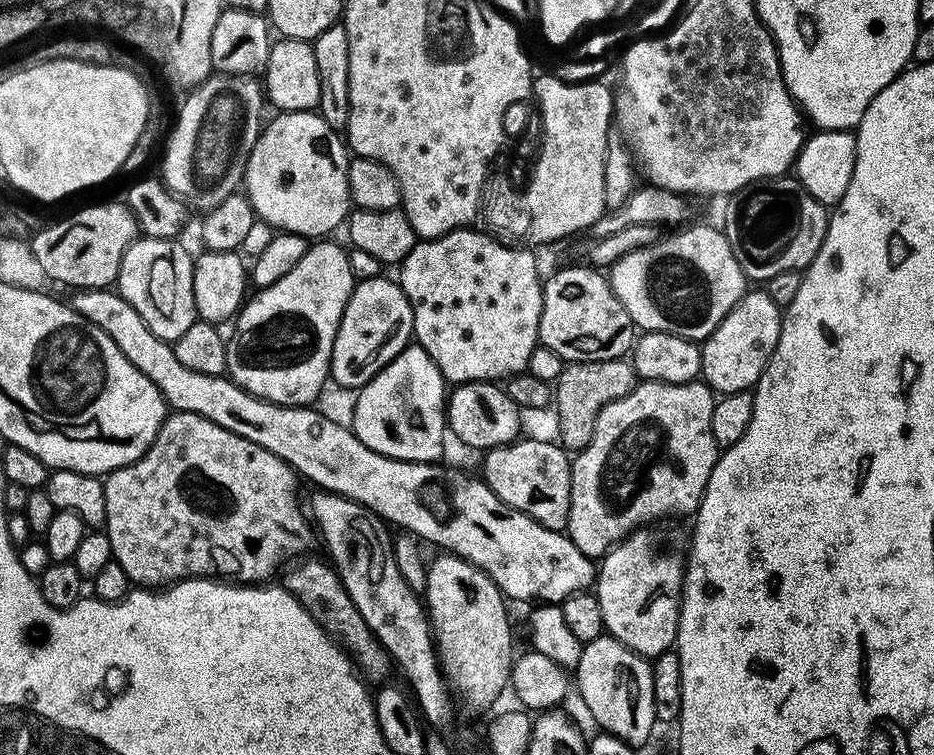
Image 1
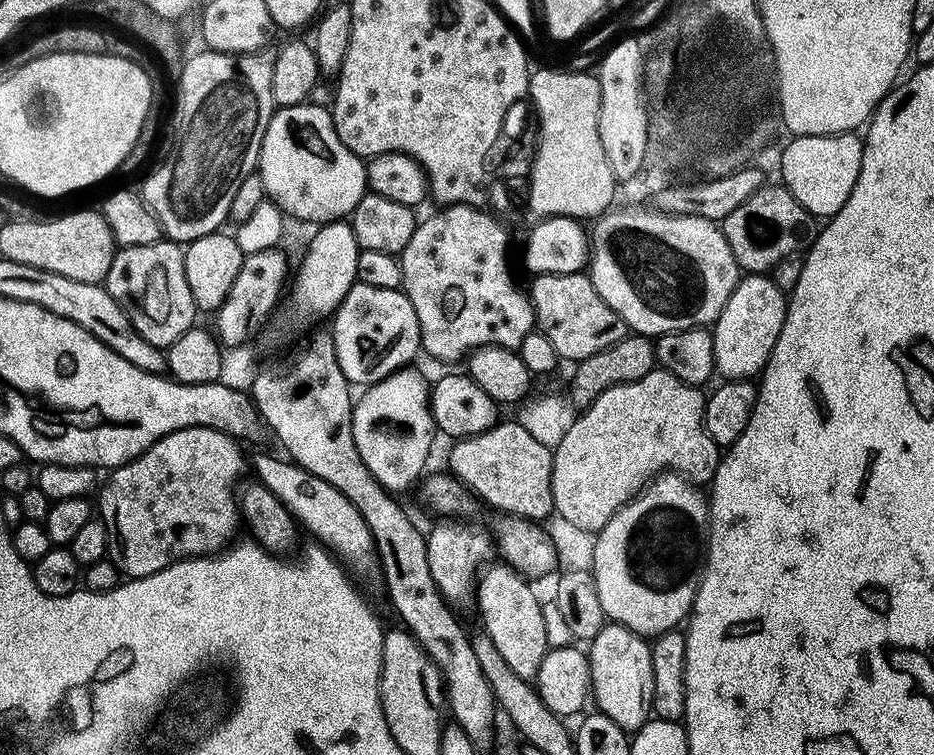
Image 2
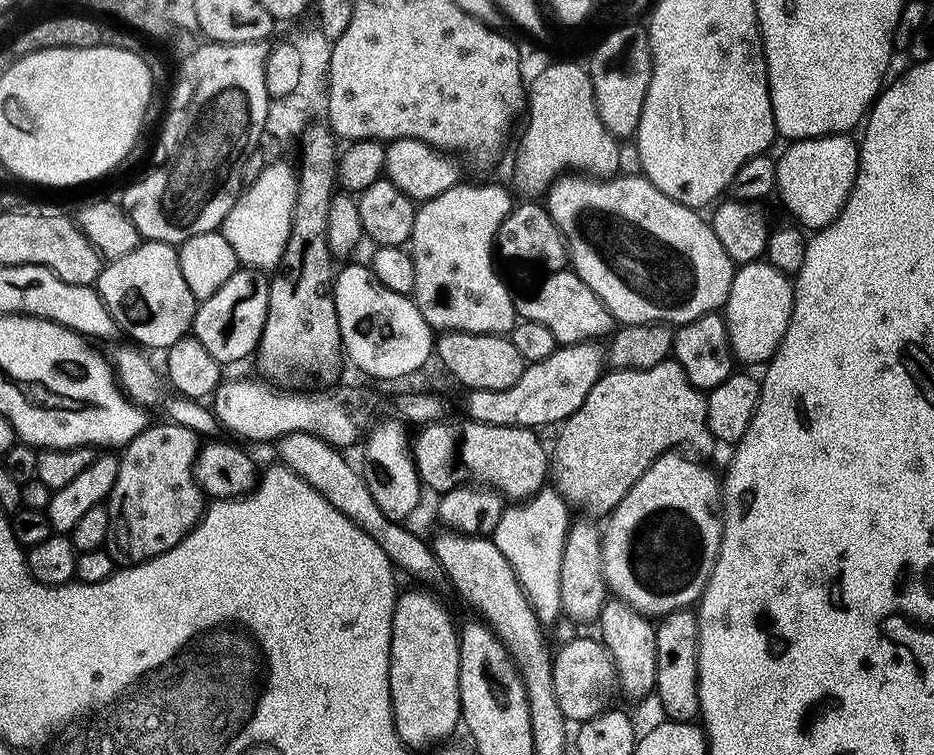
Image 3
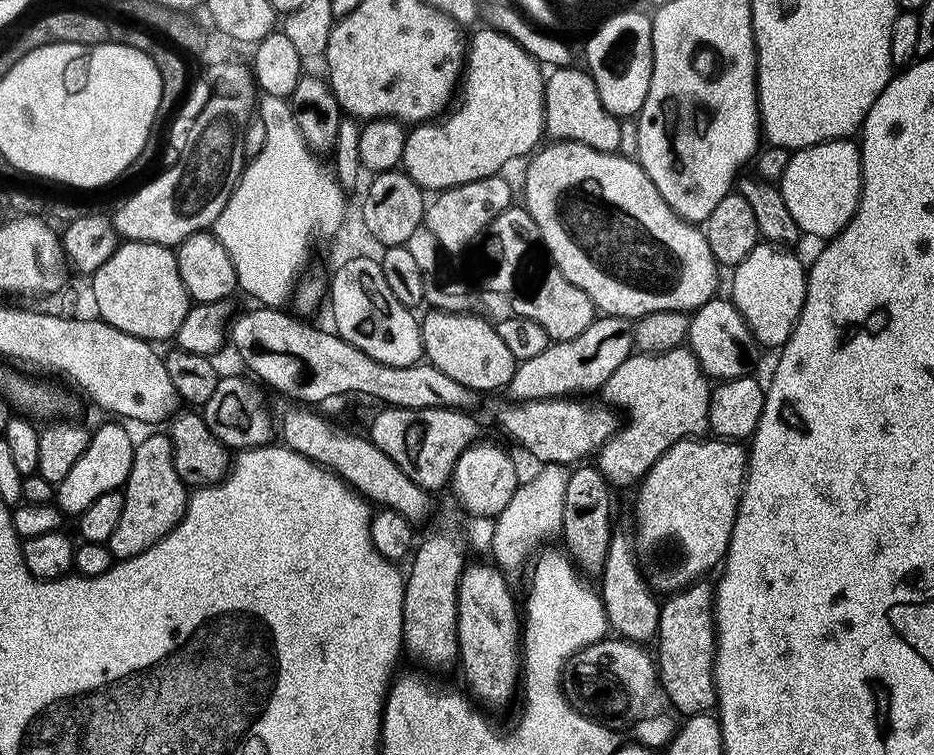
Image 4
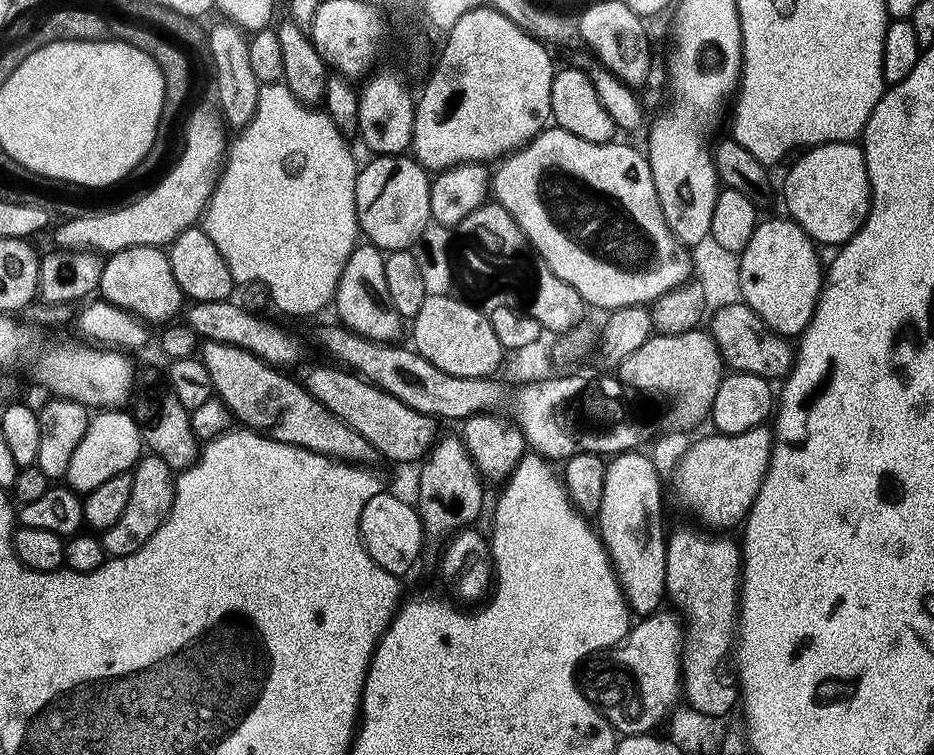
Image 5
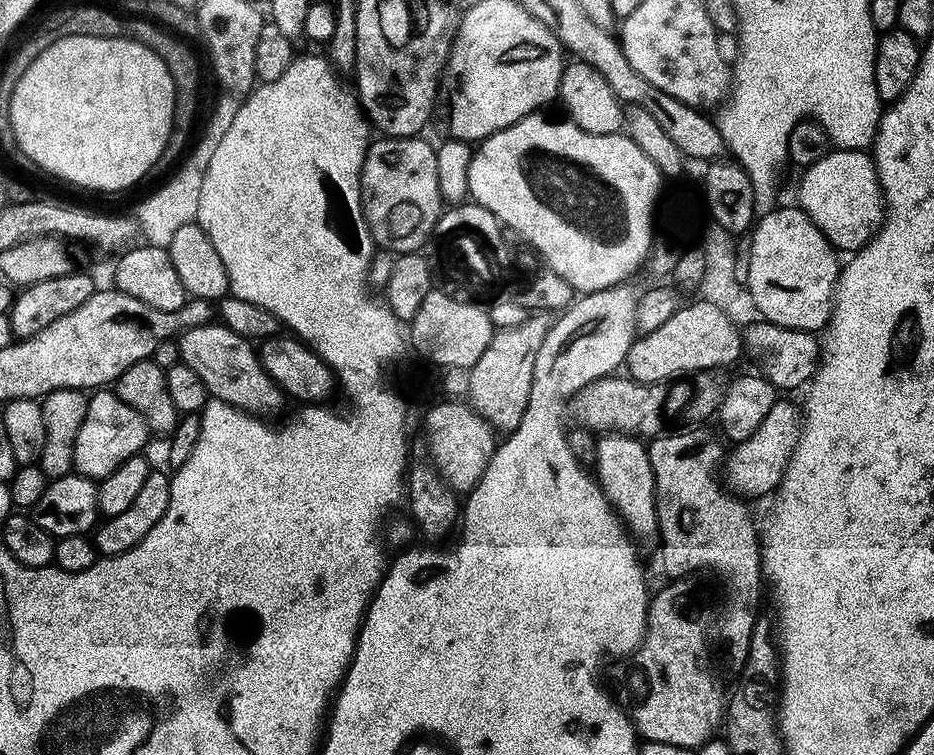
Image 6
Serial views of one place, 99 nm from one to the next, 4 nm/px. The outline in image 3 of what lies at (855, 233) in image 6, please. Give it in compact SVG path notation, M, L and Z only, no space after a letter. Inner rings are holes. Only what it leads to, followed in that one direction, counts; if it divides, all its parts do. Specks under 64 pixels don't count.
M837 134L798 140L789 143L788 149L778 156L775 191L784 199L789 214L793 216L789 217L797 225L811 230L822 229L834 222L846 206L856 181L856 167L860 164L858 144L852 138L848 134Z

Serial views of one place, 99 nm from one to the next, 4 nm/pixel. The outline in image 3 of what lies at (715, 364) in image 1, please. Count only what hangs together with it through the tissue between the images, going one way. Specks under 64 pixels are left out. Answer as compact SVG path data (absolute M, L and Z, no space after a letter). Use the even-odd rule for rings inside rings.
M767 259L752 260L733 271L730 294L722 315L728 331L728 345L739 363L741 360L744 364L764 366L772 359L790 326L795 293L789 273L770 266Z

